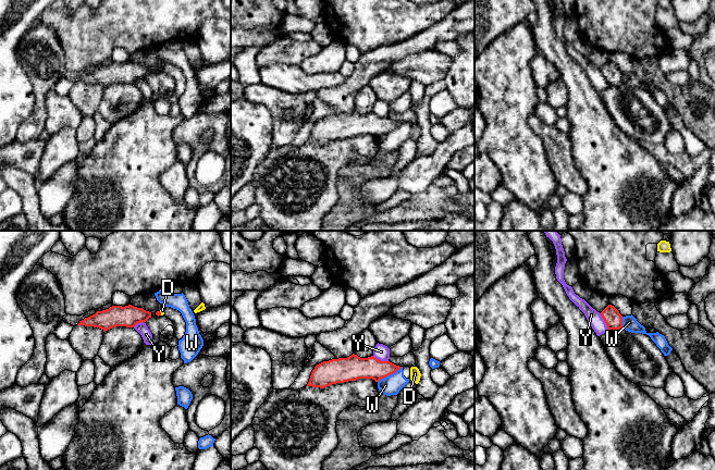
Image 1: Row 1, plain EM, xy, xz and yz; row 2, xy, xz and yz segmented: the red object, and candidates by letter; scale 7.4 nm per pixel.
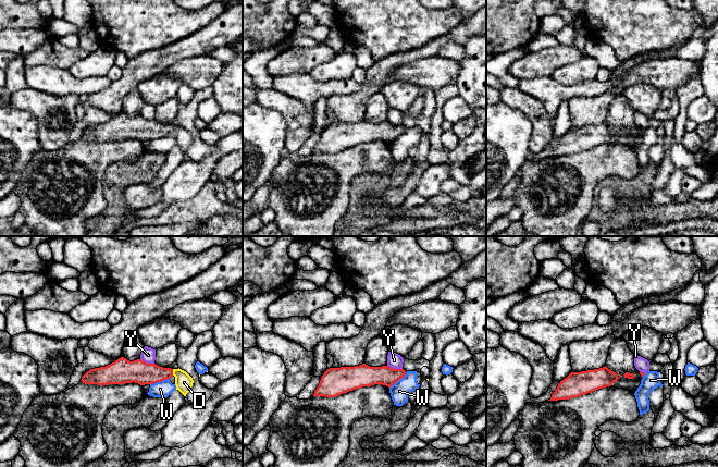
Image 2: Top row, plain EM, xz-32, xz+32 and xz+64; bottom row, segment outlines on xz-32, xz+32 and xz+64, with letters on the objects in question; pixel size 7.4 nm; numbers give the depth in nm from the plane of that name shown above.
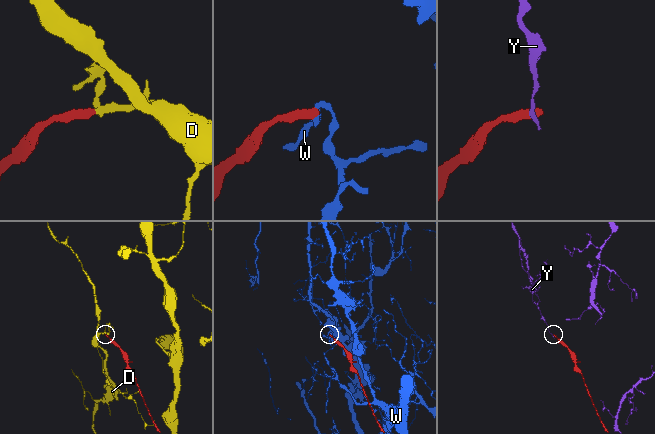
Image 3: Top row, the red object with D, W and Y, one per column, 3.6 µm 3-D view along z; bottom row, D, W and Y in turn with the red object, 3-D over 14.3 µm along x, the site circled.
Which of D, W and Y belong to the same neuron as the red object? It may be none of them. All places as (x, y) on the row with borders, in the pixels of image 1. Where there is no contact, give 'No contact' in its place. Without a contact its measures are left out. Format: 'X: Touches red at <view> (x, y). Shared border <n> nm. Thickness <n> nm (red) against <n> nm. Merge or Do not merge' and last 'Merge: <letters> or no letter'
D: Touches red at xy (160, 313). Shared border 40 nm. Thickness 40 nm (red) against 30 nm. Merge
W: Touches red at xz (390, 374). Shared border 220 nm. Thickness 160 nm (red) against 140 nm. Do not merge
Y: Touches red at yz (604, 320). Shared border 140 nm. Thickness 130 nm (red) against 110 nm. Do not merge
Merge: D

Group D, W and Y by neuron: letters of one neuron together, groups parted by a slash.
D / W / Y

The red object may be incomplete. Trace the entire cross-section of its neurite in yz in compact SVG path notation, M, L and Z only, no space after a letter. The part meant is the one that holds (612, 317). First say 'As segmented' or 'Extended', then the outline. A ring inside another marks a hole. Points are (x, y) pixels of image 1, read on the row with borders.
As segmented. M608 305L601 312L601 316L604 319L608 330L619 330L622 327L622 316L614 306Z

